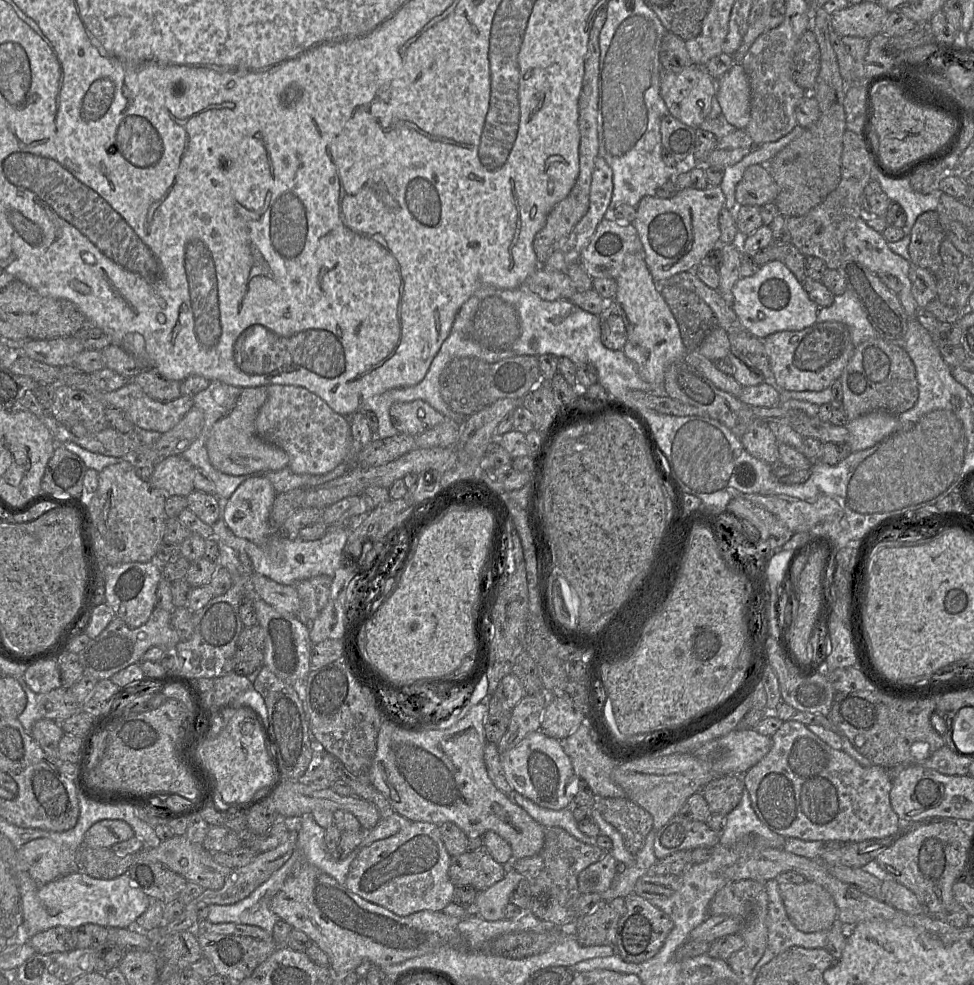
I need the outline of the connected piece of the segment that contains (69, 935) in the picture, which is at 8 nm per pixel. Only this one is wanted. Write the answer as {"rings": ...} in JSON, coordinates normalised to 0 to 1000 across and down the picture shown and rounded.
{"rings":[[[59,940],[36,948],[30,957],[41,969],[70,966],[78,962],[78,945]]]}

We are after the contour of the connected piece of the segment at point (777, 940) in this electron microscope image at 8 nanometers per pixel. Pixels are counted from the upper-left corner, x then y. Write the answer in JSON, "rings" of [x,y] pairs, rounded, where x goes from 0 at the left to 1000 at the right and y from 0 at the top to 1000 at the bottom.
{"rings":[[[790,893],[785,896],[789,909],[787,961],[796,971],[812,961],[846,962],[850,945],[826,947],[811,935],[801,909],[800,896]]]}

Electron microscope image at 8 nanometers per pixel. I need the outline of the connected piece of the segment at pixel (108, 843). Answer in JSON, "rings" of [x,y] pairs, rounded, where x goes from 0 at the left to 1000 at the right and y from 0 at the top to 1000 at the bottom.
{"rings":[[[107,831],[95,837],[86,849],[85,858],[97,862],[114,861],[139,849],[136,840],[125,832]]]}

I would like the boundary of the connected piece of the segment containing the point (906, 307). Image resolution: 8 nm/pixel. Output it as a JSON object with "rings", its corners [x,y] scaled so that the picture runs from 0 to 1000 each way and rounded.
{"rings":[[[884,220],[879,223],[878,227],[874,229],[868,240],[867,240],[867,253],[869,257],[872,257],[879,265],[881,265],[883,268],[888,270],[892,275],[895,277],[912,277],[917,280],[919,280],[925,287],[925,294],[921,298],[922,304],[926,310],[926,313],[931,321],[931,333],[932,333],[932,325],[938,324],[940,322],[940,316],[943,314],[941,309],[936,301],[935,297],[935,285],[932,281],[932,277],[935,271],[935,265],[930,264],[927,261],[919,258],[912,250],[912,246],[909,244],[908,240],[895,232],[890,228],[888,223]]]}

